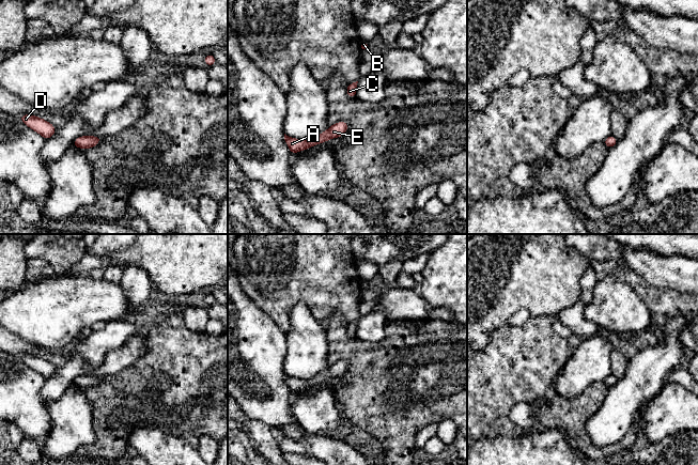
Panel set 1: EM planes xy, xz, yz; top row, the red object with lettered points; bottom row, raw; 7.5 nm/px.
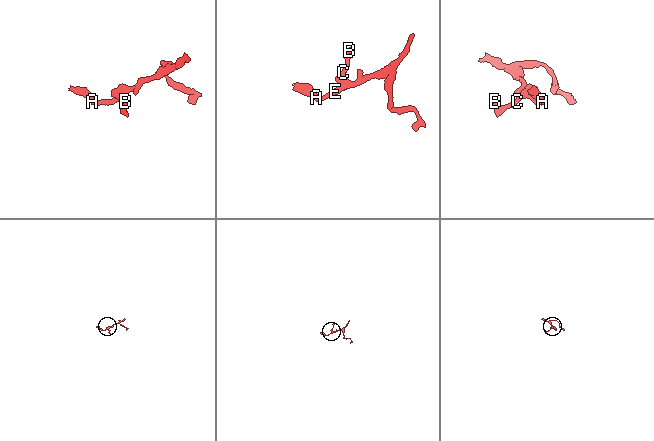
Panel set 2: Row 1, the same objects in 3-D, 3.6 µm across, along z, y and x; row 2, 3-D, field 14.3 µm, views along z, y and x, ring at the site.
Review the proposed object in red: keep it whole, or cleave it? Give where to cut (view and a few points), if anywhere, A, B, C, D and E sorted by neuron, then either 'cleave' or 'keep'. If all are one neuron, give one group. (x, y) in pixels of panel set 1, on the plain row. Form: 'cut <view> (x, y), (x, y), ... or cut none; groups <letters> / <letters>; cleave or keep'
cut none; groups A B C D E; keep

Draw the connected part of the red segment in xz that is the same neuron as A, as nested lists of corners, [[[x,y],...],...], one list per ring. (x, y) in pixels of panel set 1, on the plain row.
[[[339,361],[332,363],[329,369],[320,373],[319,375],[314,376],[309,381],[303,381],[296,377],[291,377],[285,373],[284,373],[284,379],[293,394],[299,390],[304,390],[322,382],[326,382],[331,377],[342,376],[345,373],[347,367],[348,367],[347,361]]]

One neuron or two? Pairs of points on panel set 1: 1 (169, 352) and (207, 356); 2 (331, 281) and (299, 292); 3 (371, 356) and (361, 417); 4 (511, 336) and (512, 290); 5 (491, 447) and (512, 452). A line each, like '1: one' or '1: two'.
1: one
2: one
3: one
4: two
5: one

